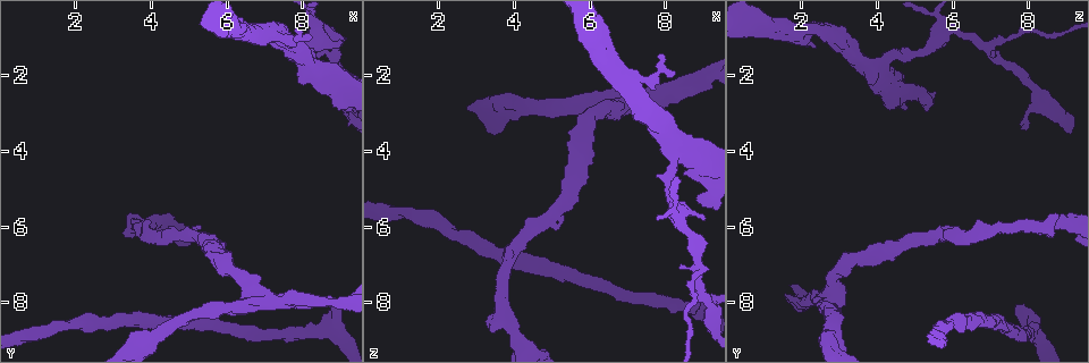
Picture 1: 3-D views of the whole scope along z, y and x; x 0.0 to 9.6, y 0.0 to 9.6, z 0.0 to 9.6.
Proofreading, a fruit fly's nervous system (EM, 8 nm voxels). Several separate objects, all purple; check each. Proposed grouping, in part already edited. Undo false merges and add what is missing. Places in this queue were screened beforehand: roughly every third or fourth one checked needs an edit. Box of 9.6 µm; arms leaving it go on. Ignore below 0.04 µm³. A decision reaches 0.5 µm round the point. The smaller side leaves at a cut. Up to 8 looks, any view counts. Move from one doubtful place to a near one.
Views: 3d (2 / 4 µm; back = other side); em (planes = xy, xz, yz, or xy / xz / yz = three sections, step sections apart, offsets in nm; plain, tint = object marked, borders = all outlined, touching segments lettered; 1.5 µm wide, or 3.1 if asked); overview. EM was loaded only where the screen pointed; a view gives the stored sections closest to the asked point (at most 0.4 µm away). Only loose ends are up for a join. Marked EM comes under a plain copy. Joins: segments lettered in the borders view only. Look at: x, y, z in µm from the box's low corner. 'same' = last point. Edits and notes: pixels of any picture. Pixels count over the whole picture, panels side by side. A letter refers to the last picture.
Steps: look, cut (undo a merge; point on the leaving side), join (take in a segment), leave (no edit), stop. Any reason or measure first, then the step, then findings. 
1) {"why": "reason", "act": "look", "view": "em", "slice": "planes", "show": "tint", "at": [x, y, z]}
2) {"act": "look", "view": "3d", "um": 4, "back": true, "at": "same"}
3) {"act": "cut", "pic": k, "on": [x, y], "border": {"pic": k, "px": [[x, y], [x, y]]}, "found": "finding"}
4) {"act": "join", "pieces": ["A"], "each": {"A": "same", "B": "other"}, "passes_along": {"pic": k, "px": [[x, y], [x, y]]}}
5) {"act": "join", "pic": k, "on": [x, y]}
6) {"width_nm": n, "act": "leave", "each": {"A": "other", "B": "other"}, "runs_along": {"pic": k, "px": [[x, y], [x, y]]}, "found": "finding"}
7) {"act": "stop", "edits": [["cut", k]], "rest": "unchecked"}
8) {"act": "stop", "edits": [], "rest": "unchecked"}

{"why": "a fork", "act": "look", "view": "em", "slice": "xz", "step": 4, "show": "tint", "at": [8.90, 1.20, 6.95]}

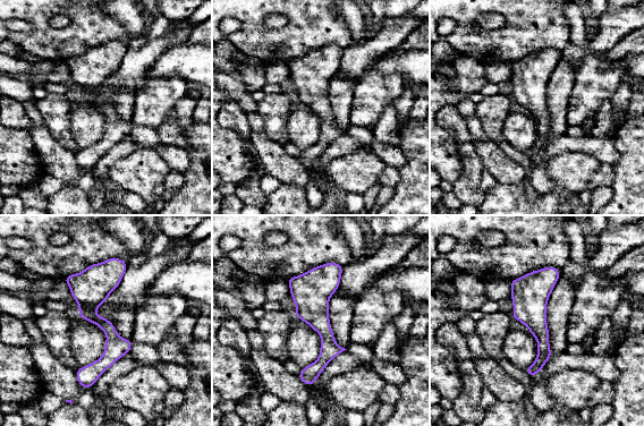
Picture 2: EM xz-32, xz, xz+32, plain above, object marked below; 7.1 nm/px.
{"act": "look", "view": "em", "slice": "planes", "show": "borders", "at": "same"}

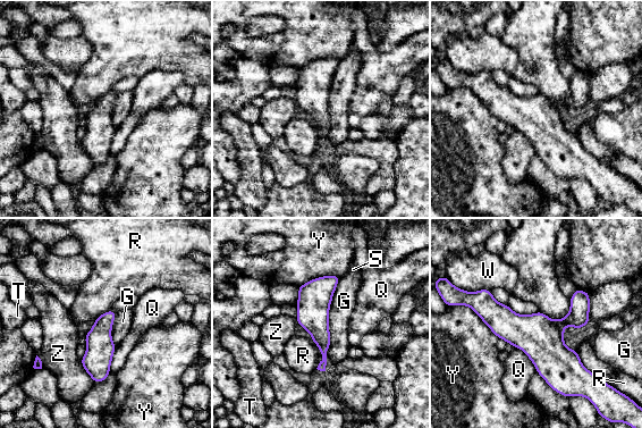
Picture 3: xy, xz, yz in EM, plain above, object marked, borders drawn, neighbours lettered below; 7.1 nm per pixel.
{"width_nm": 200, "act": "leave", "each": {"G": "other", "Q": "other", "R": "other", "S": "other", "T": "other", "W": "other", "Y": "other", "Z": "other"}, "found": "one neuron here"}

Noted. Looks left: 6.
{"act": "look", "view": "em", "slice": "yz", "step": 4, "show": "borders", "at": [7.90, 0.75, 1.55]}

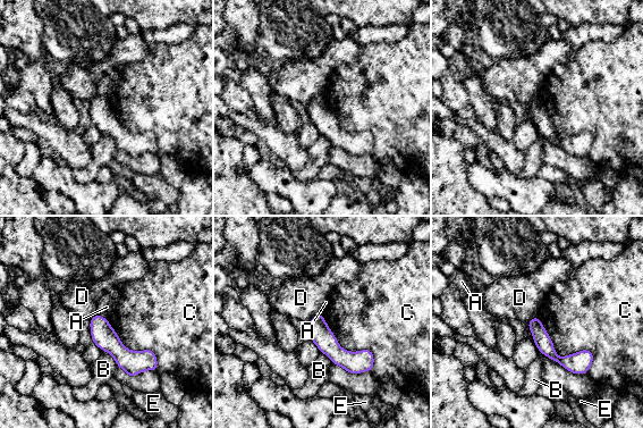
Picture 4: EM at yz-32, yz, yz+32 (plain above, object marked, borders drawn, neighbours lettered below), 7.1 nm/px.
{"longest_contact_nm": ["C", 550], "act": "leave", "each": {"A": "other", "B": "other", "C": "other", "D": "other", "E": "other"}, "border": {"pic": 4, "px": [[102, 350], [113, 359], [117, 366]]}, "found": "none of them fits"}

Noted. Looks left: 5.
{"why": "branch stops here", "act": "look", "view": "em", "slice": "planes", "show": "borders", "at": [8.80, 8.05, 7.70]}

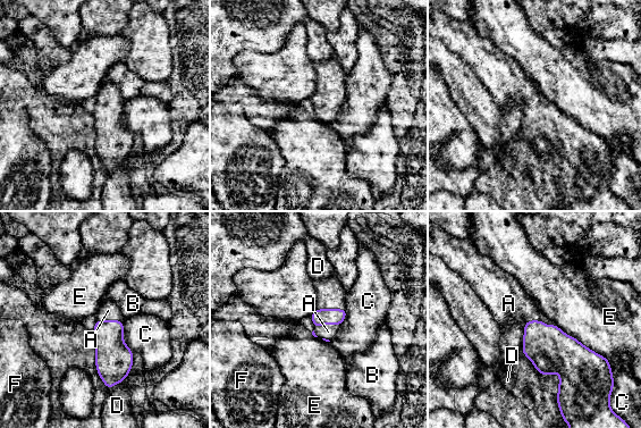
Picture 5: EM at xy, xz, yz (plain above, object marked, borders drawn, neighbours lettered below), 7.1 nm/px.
{"act": "join", "pieces": ["A"], "each": {"A": "same", "B": "other", "C": "other", "D": "other", "E": "other", "F": "other"}, "passes_along": {"pic": 5, "px": [[549, 350], [537, 320], [508, 303]]}, "found": "it goes on there"}

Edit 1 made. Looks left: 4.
{"act": "stop", "edits": [["join", 5]], "rest": "unchecked"}

